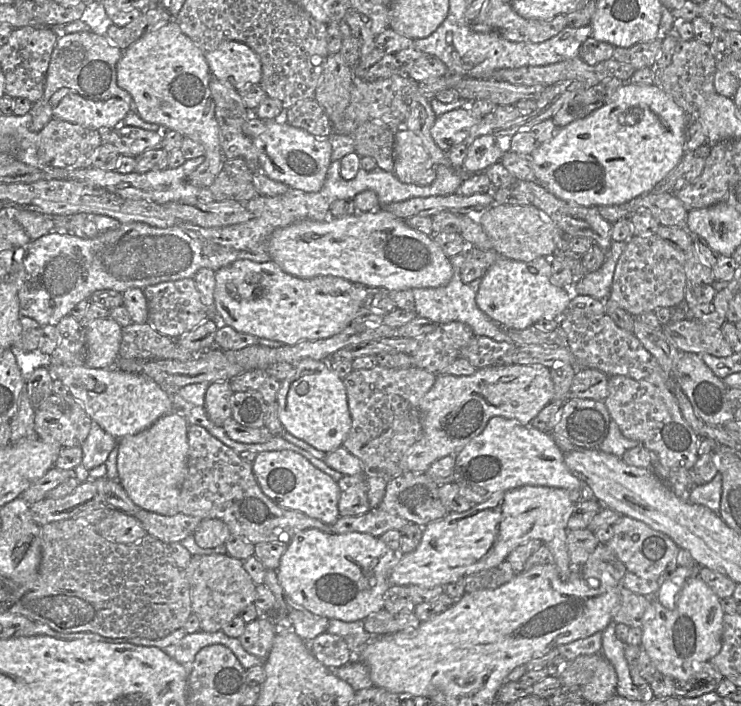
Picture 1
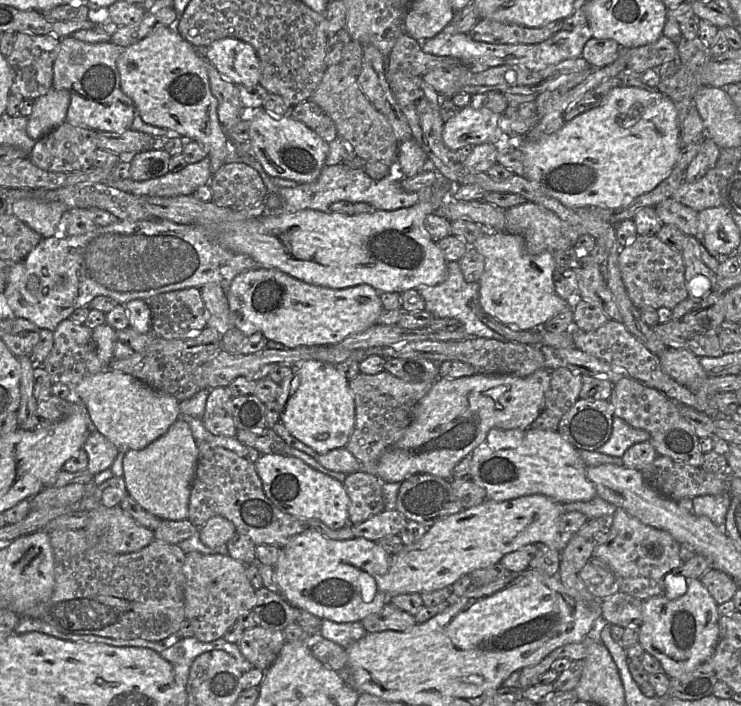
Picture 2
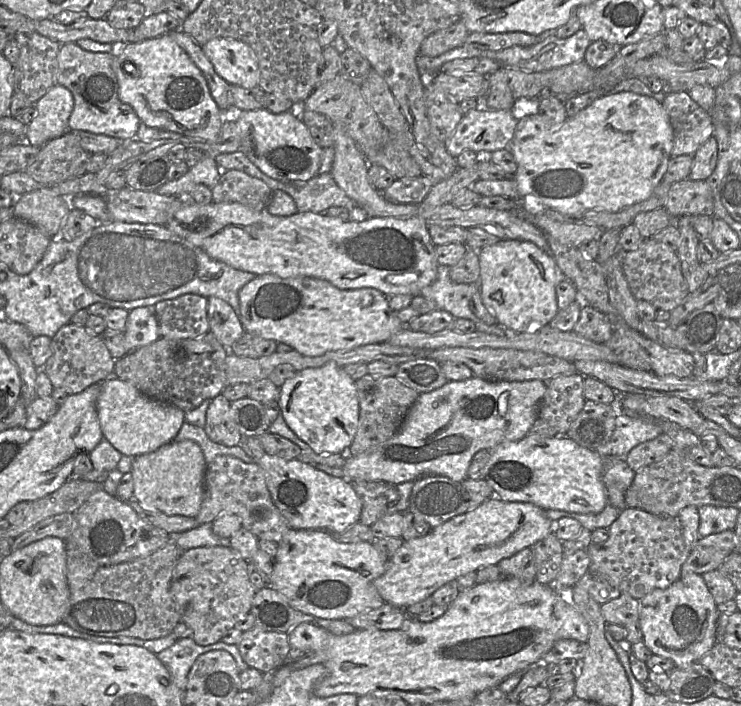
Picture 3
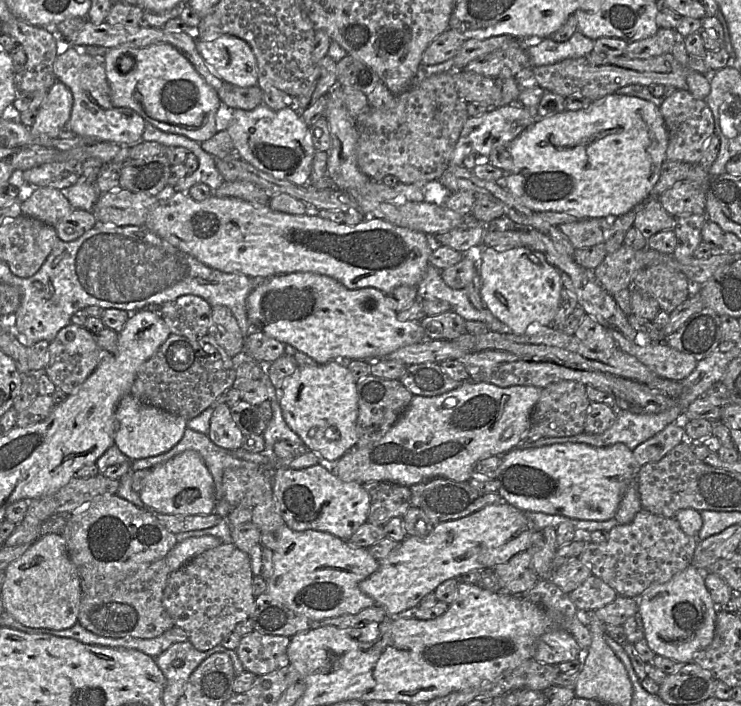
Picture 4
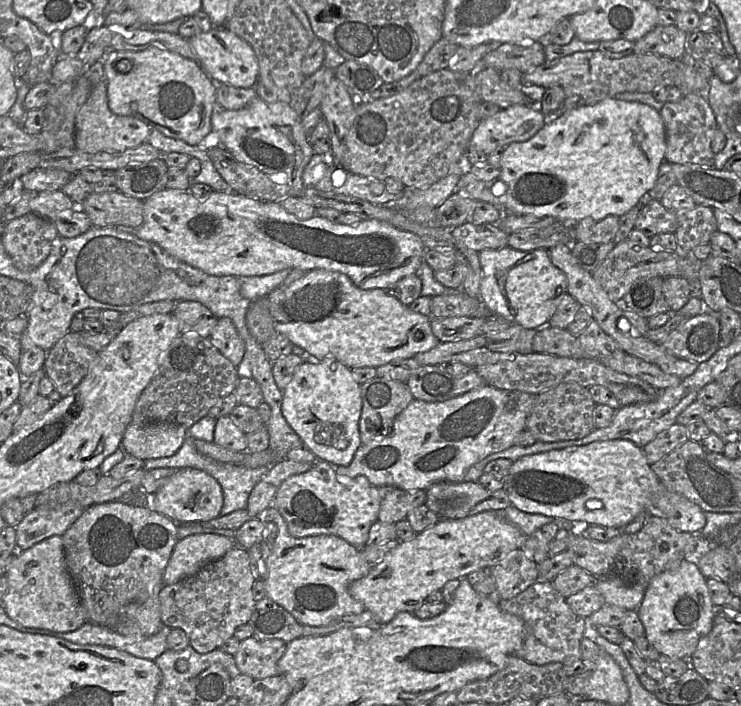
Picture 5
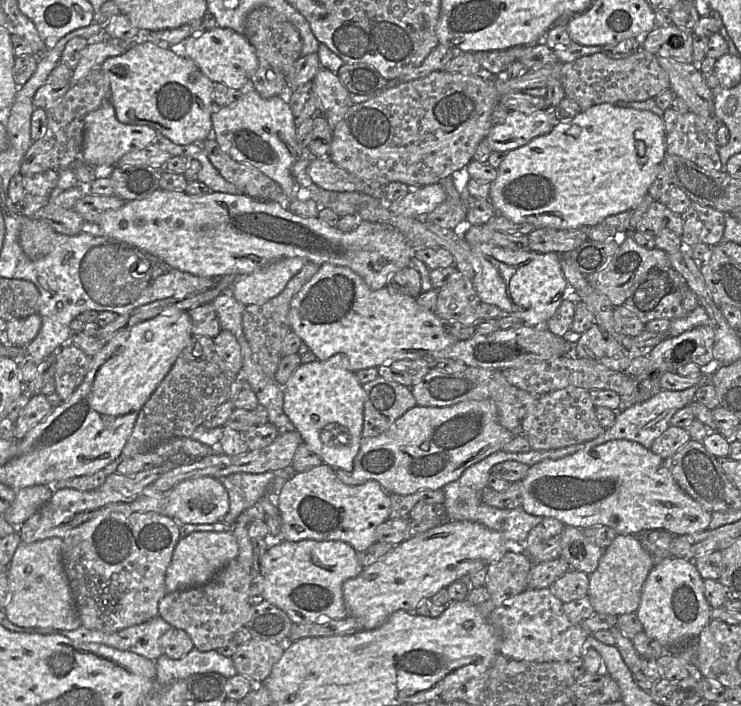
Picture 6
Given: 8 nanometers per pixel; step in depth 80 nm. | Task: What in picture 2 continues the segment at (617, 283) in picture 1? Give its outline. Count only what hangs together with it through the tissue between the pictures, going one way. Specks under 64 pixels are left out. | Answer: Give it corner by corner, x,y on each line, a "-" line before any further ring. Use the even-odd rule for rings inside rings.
638,235
628,245
619,249
621,278
633,304
638,308
665,307
673,309
688,298
681,252
663,243
656,235

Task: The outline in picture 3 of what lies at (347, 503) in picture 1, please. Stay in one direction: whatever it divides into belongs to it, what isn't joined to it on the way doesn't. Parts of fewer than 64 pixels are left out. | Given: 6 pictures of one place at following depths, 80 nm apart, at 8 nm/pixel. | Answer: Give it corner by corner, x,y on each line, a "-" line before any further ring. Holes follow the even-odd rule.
351,481
362,501
359,523
371,526
382,517
399,512
399,492
395,485
384,481

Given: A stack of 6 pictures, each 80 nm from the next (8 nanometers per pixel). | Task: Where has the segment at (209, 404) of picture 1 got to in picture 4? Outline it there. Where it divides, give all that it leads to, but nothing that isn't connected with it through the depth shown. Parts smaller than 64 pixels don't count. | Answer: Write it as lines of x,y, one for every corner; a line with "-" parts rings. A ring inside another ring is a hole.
225,404
216,405
210,419
209,439
229,451
242,448
244,434
231,415
231,408

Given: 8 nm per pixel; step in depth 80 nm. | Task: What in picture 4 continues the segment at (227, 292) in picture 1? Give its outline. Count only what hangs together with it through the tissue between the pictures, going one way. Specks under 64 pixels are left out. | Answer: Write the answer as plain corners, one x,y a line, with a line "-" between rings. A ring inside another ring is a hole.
293,272
269,277
256,285
246,301
251,333
262,331
269,337
295,347
320,365
332,360
366,360
374,362
406,345
426,341
418,321
401,321
386,295
377,288
348,289
336,279
314,273

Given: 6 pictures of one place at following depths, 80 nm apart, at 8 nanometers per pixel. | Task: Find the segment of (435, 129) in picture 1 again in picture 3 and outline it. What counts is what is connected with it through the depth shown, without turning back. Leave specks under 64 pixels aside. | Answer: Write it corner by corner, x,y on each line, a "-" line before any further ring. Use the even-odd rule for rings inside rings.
516,103
511,110
492,110
479,106
463,114
452,136
445,142
448,153
457,157
469,149
485,157
495,150
509,148
518,118

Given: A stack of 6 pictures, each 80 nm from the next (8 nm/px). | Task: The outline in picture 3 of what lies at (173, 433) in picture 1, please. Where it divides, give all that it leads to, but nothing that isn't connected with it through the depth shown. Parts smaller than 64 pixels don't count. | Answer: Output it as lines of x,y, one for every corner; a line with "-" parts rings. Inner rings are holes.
172,441
155,452
134,457
130,472
134,484
133,498
148,510
196,518
204,496
206,468
203,452
196,442

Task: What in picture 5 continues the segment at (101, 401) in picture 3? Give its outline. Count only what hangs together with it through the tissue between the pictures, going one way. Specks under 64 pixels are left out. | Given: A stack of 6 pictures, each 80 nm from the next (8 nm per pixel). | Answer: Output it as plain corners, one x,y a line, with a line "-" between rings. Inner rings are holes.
131,422
125,429
121,447
125,455
142,460
169,457
180,449
187,435
187,429
177,424
150,422
135,425

